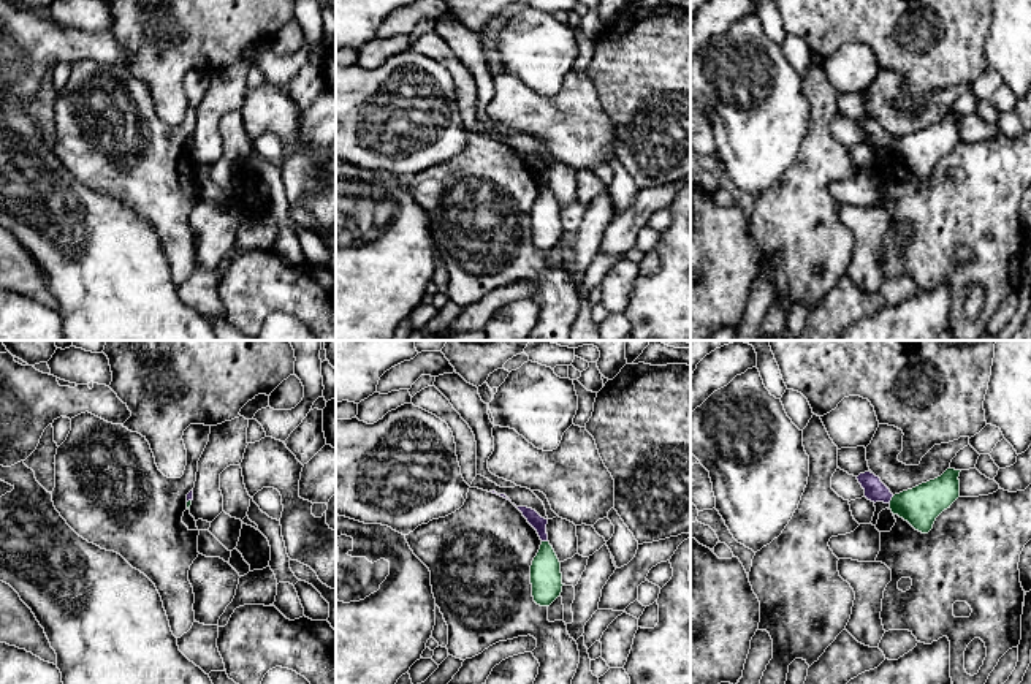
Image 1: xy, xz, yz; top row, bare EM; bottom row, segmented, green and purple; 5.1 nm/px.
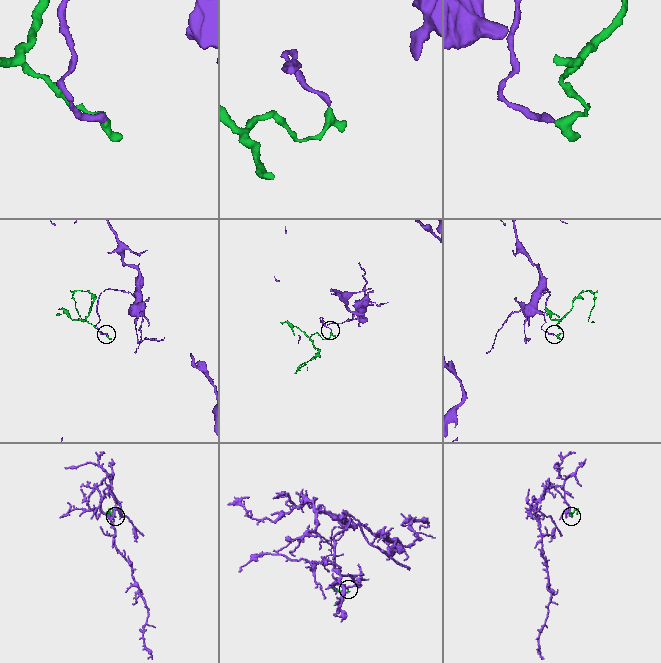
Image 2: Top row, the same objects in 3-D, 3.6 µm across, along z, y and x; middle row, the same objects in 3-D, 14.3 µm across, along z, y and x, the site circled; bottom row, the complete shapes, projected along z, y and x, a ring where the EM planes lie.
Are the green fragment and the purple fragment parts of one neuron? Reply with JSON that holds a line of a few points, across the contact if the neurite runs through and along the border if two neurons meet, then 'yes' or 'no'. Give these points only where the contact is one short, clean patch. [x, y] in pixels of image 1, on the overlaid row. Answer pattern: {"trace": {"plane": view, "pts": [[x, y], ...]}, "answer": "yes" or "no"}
{"trace": {"plane": "yz", "pts": [[894, 496], [889, 502]]}, "answer": "no"}

